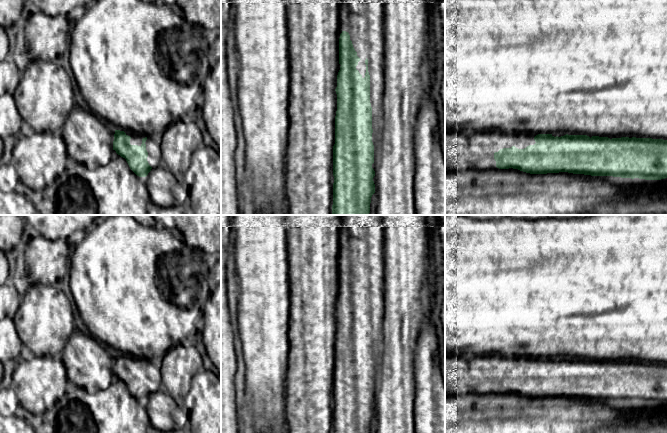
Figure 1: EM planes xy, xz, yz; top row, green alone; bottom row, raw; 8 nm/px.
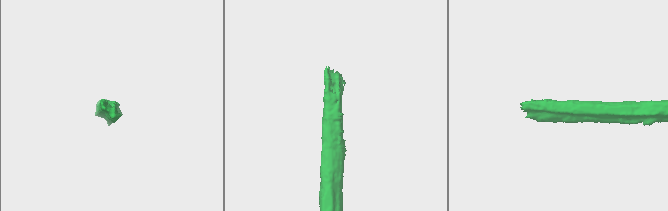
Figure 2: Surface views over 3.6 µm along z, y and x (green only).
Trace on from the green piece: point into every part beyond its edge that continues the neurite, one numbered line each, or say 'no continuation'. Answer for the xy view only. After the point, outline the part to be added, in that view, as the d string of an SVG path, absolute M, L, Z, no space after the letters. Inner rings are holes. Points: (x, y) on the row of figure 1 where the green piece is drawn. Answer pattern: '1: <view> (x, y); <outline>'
1: xy (154, 158); M125 132L126 135L130 136L130 144L141 146L142 139L147 138L146 150L148 152L147 161L152 169L162 165L162 149L160 147L160 142L156 137L146 136L142 134L136 134L133 132Z

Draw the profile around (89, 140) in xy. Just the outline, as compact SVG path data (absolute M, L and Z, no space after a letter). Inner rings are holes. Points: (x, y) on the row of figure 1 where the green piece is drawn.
M75 106L63 125L61 136L71 159L96 168L107 165L113 158L114 134L93 112Z

